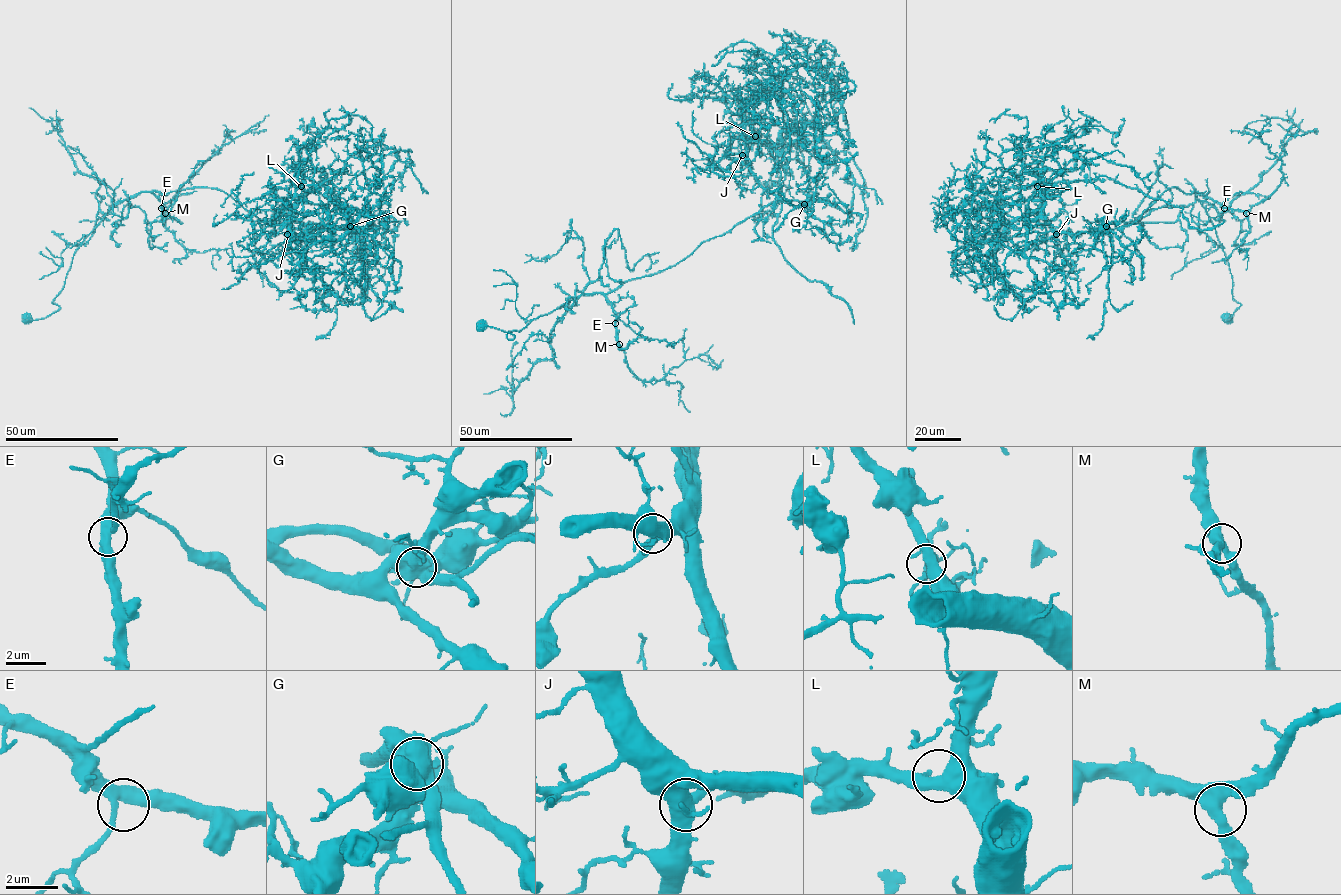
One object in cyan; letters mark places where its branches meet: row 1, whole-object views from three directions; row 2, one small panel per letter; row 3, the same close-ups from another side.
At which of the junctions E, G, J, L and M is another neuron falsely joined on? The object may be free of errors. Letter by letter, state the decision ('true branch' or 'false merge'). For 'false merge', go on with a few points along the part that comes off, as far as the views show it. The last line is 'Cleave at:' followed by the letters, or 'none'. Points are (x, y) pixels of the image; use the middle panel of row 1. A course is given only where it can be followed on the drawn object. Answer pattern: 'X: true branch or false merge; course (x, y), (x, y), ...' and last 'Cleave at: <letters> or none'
E: true branch
G: false merge; course (804, 204), (769, 203), (667, 268), (583, 294), (550, 333), (554, 357), (538, 361), (511, 397), (515, 341)
J: true branch
L: true branch
M: true branch
Cleave at: G

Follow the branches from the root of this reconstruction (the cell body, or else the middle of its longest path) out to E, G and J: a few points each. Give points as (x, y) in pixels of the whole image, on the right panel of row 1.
E: (1227, 316), (1230, 319), (1241, 304), (1233, 297), (1232, 276), (1215, 228), (1195, 192), (1201, 192), (1224, 208)
G: (1227, 316), (1241, 304), (1233, 297), (1232, 276), (1215, 228), (1194, 191), (1169, 188), (1137, 223), (1106, 226)
J: (1227, 316), (1241, 304), (1194, 191), (1169, 188), (1135, 223), (1056, 234)

